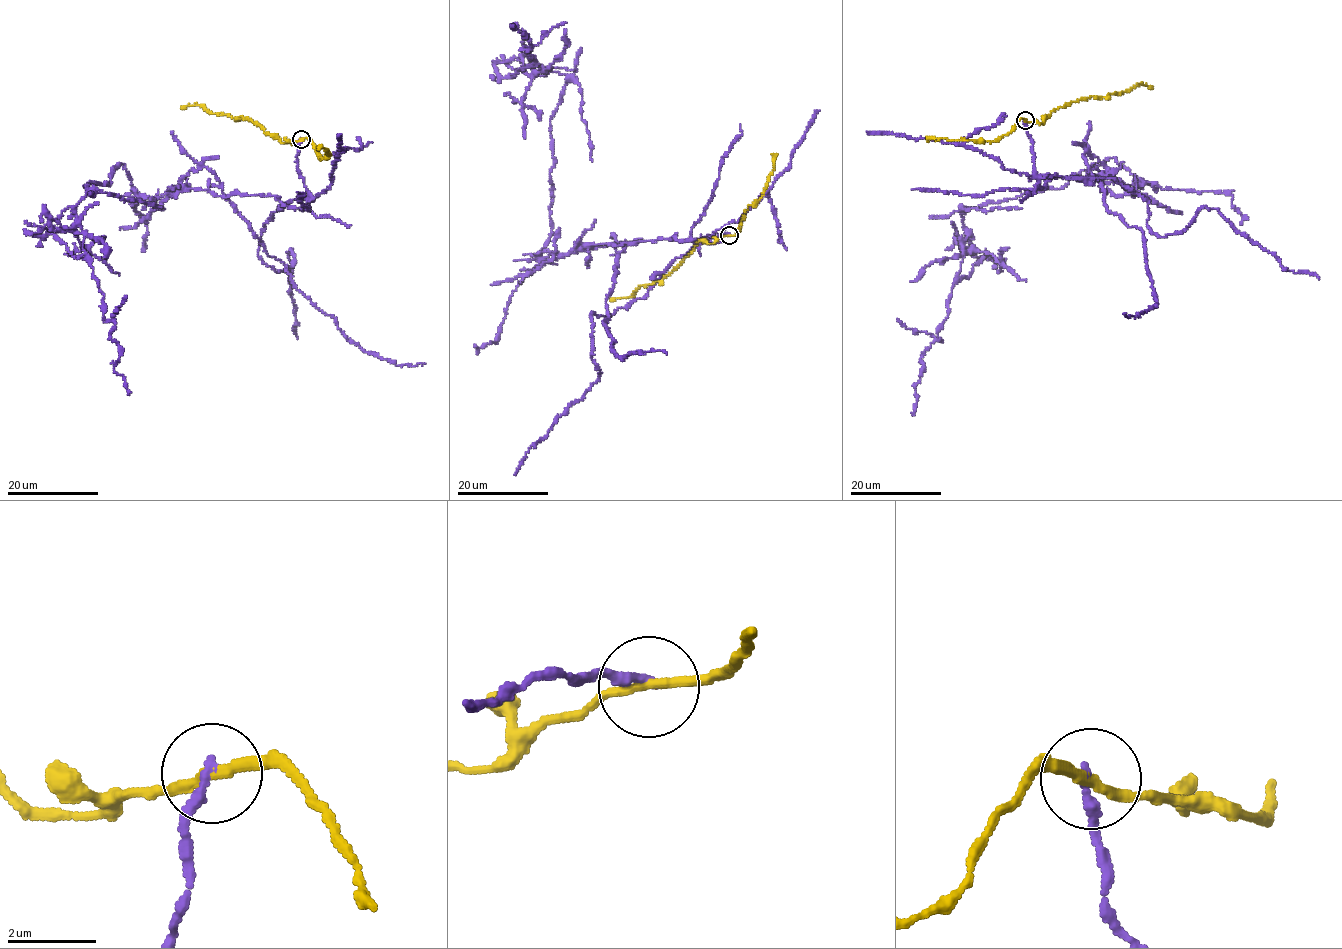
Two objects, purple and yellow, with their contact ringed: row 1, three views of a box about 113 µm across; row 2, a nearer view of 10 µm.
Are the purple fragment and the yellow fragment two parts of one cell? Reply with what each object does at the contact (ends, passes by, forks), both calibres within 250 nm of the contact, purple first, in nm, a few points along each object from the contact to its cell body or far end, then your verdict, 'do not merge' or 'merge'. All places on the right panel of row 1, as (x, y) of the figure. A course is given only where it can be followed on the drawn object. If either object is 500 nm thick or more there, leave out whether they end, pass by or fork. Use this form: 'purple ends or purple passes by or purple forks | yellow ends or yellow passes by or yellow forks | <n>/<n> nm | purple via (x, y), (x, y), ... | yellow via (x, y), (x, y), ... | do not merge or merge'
purple ends | yellow passes by | 240/190 nm | purple via (1025, 120), (1039, 187), (1095, 175), (1135, 187), (1107, 159), (1061, 188), (961, 211), (970, 234), (912, 414) | yellow via (1025, 120), (1042, 124), (1045, 116), (1075, 101), (1121, 94), (1140, 83), (1151, 89) | do not merge

